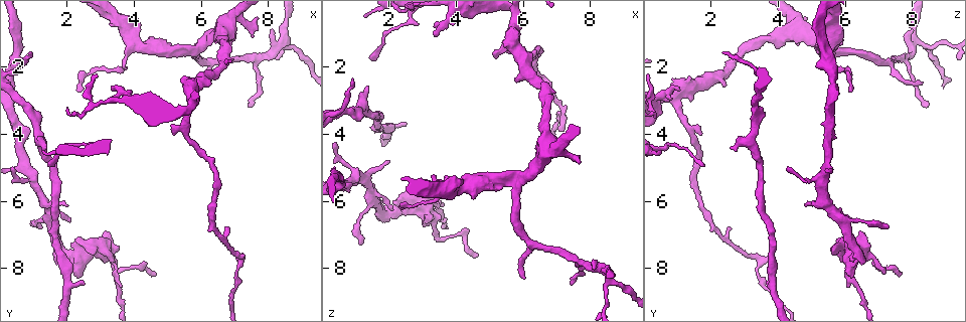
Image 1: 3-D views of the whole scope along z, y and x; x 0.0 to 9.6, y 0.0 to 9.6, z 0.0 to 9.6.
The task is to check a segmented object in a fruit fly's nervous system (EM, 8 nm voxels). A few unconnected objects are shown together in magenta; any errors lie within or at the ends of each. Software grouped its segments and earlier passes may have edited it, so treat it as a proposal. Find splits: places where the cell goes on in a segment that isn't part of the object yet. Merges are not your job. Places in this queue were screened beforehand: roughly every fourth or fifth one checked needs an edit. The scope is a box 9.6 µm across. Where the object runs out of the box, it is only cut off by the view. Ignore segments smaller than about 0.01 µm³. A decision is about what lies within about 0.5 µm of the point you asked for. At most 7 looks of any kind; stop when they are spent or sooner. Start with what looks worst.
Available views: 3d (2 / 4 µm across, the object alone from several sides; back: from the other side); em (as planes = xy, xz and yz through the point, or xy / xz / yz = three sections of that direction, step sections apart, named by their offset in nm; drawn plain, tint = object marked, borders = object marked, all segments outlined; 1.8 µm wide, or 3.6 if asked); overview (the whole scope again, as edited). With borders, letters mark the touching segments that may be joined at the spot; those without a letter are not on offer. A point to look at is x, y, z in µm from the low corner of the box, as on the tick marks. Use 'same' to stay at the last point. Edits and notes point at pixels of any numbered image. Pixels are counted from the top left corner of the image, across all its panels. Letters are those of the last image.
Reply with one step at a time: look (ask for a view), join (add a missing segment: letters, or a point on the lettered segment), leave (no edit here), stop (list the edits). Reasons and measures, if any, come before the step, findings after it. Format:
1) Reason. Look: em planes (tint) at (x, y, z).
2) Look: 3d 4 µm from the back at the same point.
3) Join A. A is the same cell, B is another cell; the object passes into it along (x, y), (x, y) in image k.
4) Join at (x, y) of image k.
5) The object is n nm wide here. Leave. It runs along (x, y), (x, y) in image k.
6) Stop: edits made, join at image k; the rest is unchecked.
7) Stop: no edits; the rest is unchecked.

Look: 3d 4 µm from the back at (1.35, 4.40, 2.60).

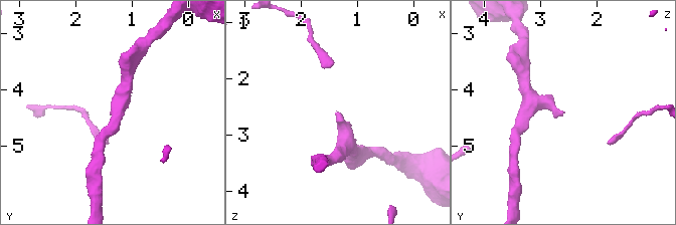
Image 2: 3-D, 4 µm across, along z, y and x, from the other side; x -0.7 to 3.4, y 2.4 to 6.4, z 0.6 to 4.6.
Look: em yz step 8 (borders) at (1.35, 4.40, 2.55).

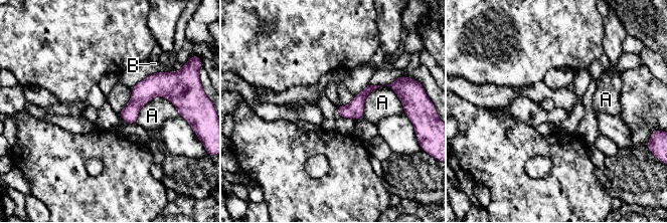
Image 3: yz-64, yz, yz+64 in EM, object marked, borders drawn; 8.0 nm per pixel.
Look: em planes (borders) at the same point.

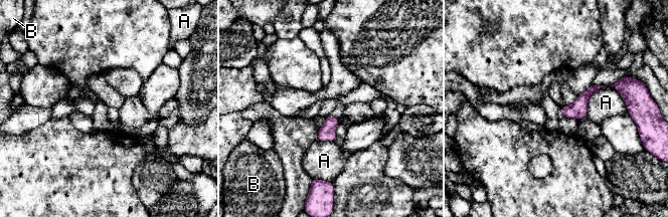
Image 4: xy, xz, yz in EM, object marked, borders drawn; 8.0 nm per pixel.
The object is 120 nm wide here. Leave. A and B are other cells; a border runs along (626, 102), (603, 86), (586, 116) in image 4; no lettered segment goes on from it.

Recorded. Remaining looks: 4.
Thick turns thin. Look: 3d 2 µm at (4.95, 1.50, 5.35).

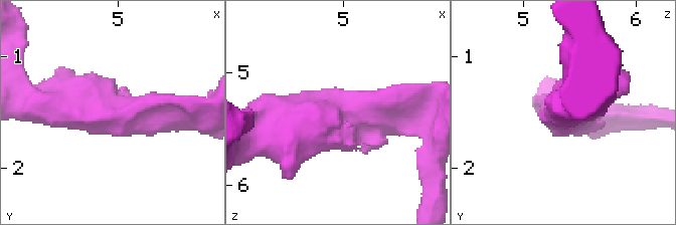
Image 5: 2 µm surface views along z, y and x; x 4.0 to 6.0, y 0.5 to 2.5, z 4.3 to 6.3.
The arms are 220, 340 nm wide. Look: em xy step 4 (borders) at (4.96, 1.52, 5.42).

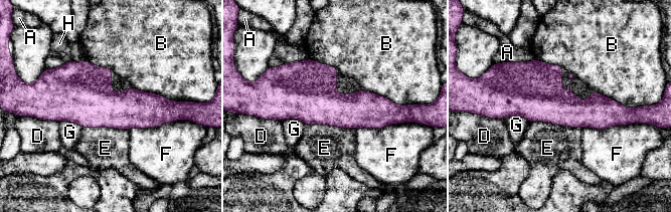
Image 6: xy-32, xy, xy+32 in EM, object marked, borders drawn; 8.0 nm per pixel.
The object is 360 nm wide here; the longest contact is with E, 420 nm. Leave. A, B, D, E, F, G and H are other cells; no lettered segment goes on from it.

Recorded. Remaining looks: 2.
Tapers out. Look: em planes (tint) at (7.05, 7.75, 3.90).

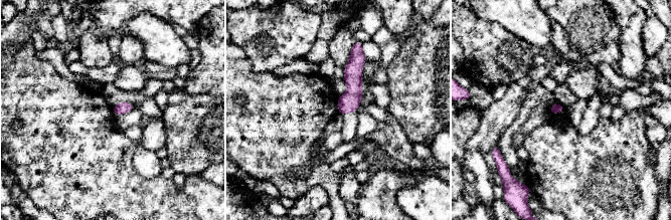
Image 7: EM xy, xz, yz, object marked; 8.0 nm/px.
See the neighbours. Look: em planes (borders) at the same point.

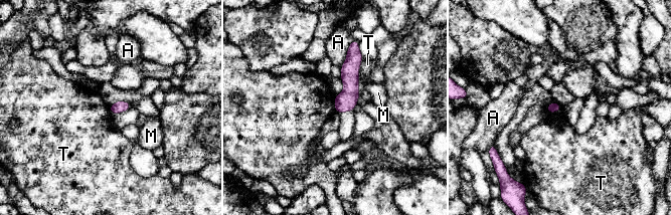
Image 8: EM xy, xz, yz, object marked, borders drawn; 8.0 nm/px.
Leave. A, M and T are other cells; it runs along (350, 51), (350, 94), (338, 110) in image 8; none of them fits.

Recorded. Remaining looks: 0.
Stop: no edits; the rest is unchecked.

